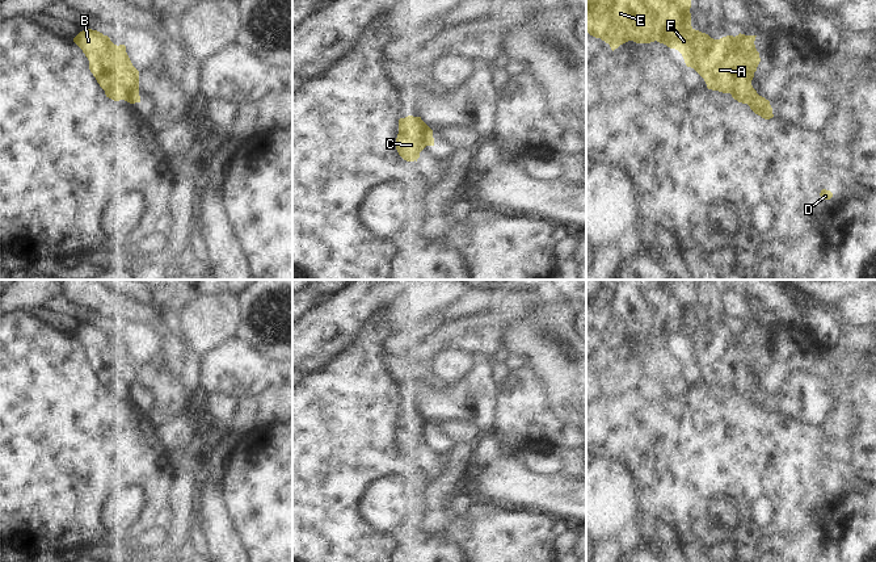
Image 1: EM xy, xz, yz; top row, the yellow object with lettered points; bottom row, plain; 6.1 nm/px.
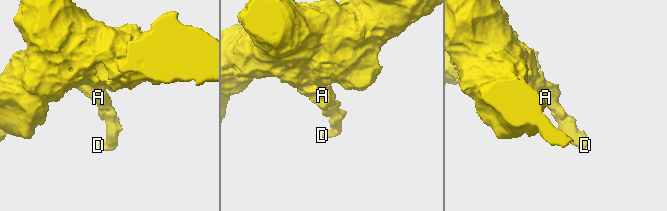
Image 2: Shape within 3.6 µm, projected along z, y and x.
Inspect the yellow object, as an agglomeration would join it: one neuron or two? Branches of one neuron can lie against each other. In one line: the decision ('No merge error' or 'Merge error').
No merge error

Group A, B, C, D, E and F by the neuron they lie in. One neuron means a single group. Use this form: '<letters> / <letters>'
A B C D E F

